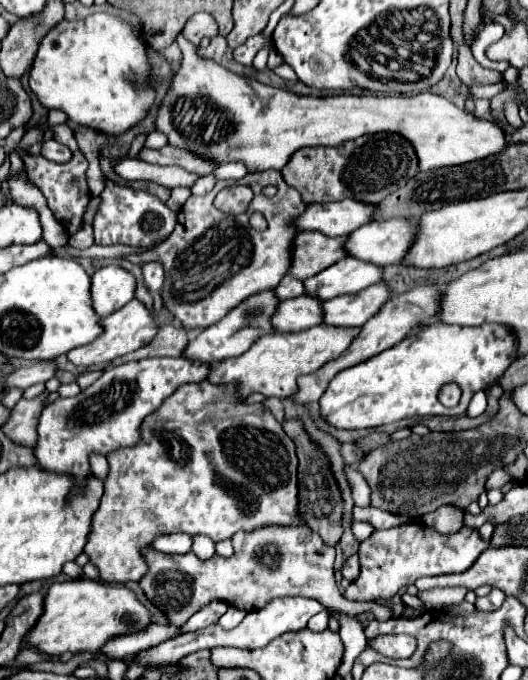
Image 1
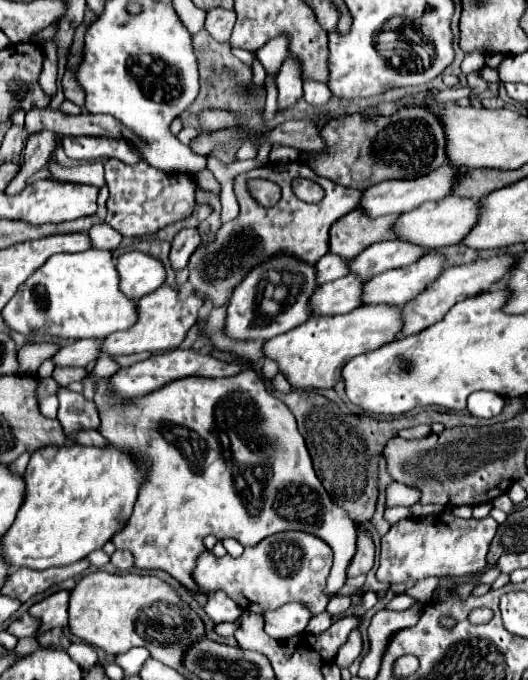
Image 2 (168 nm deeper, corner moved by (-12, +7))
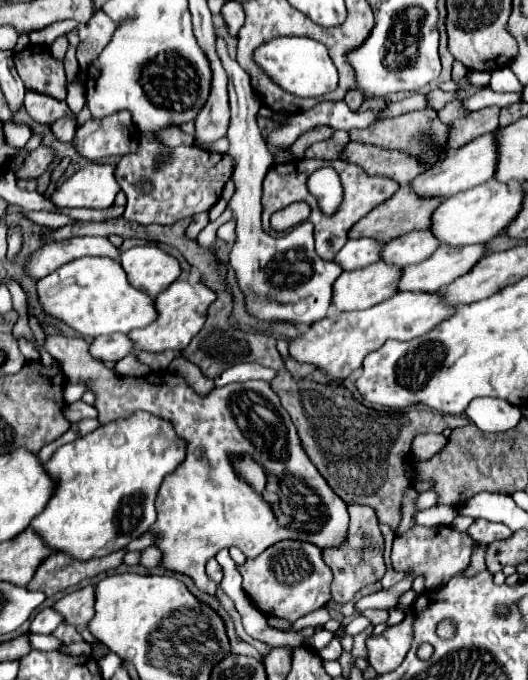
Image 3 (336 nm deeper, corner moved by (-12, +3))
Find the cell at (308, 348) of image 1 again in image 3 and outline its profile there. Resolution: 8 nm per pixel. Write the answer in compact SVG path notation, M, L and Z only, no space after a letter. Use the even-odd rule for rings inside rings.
M400 291L398 295L386 299L376 307L364 311L344 311L312 323L302 333L302 337L290 341L290 355L296 361L314 363L320 371L326 371L330 375L330 381L342 381L350 373L360 369L364 357L380 349L388 339L412 341L432 331L438 323L450 319L454 313L456 307L448 307L440 293Z

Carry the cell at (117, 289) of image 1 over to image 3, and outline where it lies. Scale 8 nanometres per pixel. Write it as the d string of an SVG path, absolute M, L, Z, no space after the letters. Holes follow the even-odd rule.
M138 245L122 253L120 263L128 275L128 281L136 289L156 297L172 281L180 277L180 263L176 257L164 253L156 245Z

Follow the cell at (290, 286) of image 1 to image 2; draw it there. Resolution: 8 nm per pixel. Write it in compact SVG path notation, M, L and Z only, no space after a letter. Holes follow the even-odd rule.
M326 253L316 265L316 283L318 285L324 285L328 281L334 281L334 279L340 279L344 277L348 271L344 271L344 259L338 257L338 255L332 255L332 253Z

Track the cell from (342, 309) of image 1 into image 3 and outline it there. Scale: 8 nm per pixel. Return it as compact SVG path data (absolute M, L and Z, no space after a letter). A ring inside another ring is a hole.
M442 245L426 261L404 267L400 279L400 291L426 291L438 293L448 287L454 279L468 273L486 253L486 245L464 245L452 247Z

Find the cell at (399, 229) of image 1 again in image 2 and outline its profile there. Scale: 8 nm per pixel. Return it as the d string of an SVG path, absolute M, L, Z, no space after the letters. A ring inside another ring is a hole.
M448 195L444 199L428 201L408 213L402 213L394 221L392 231L396 233L396 237L400 241L408 241L408 243L420 245L424 249L438 249L438 247L446 247L446 245L456 245L456 243L460 243L460 239L464 239L464 235L470 231L470 227L474 227L476 211L478 211L478 201Z

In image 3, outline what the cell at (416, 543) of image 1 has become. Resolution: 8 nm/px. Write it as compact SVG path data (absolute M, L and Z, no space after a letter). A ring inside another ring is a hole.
M414 525L408 533L398 535L394 539L392 565L396 571L404 571L404 573L412 571L416 577L424 575L426 589L436 589L448 583L452 575L464 571L470 565L472 547L474 547L474 541L468 537L468 533L458 533L448 525L440 525L440 527Z

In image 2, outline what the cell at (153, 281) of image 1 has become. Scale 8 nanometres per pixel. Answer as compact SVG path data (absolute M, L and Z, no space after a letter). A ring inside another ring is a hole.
M182 229L174 241L172 241L172 249L170 249L170 267L174 271L180 271L186 267L192 249L196 249L196 243L200 243L200 235L196 229Z

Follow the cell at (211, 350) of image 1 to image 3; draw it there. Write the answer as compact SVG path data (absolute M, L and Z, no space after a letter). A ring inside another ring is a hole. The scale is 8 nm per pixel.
M216 35L216 53L228 73L228 91L230 91L230 109L232 123L228 129L230 149L228 155L236 159L236 171L232 181L236 193L228 203L234 209L236 217L236 243L230 251L230 265L236 271L238 285L248 295L248 309L262 321L292 321L296 325L312 325L326 317L326 311L332 303L332 285L340 277L342 267L336 261L324 261L314 251L312 225L308 221L296 225L286 237L272 237L262 231L260 223L260 197L262 181L274 165L274 155L268 151L262 133L256 125L256 115L260 101L252 91L248 73L238 65L236 59L228 55L226 41Z

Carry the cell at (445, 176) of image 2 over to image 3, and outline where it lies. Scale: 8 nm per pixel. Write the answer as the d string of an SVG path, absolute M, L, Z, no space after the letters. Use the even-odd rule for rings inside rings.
M496 131L486 133L478 139L474 139L472 143L460 147L460 151L452 153L448 159L444 159L442 163L434 165L432 169L428 169L424 175L416 177L416 181L412 181L410 185L416 189L418 195L428 197L428 195L440 195L440 197L452 197L464 189L472 189L480 183L486 183L488 179L494 177L496 173L496 165L498 165L498 149L496 149Z

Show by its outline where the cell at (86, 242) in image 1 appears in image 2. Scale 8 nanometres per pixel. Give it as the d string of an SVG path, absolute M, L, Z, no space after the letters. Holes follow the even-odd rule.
M98 223L98 225L92 225L90 229L88 229L88 239L90 239L90 245L94 247L94 249L106 249L106 251L114 251L116 247L118 247L118 243L122 241L122 237L118 235L118 231L114 231L110 225L102 225L102 223Z

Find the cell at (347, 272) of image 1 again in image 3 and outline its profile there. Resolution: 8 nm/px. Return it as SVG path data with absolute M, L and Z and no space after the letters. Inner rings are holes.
M418 229L390 241L382 251L382 259L398 267L408 267L424 261L440 245L442 243L432 235L430 229Z

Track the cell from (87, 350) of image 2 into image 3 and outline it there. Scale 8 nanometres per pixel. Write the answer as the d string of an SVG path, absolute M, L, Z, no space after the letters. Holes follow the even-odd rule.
M114 333L106 337L96 337L90 345L90 351L94 357L102 361L110 361L110 365L124 359L128 353L134 351L134 341L124 333Z

